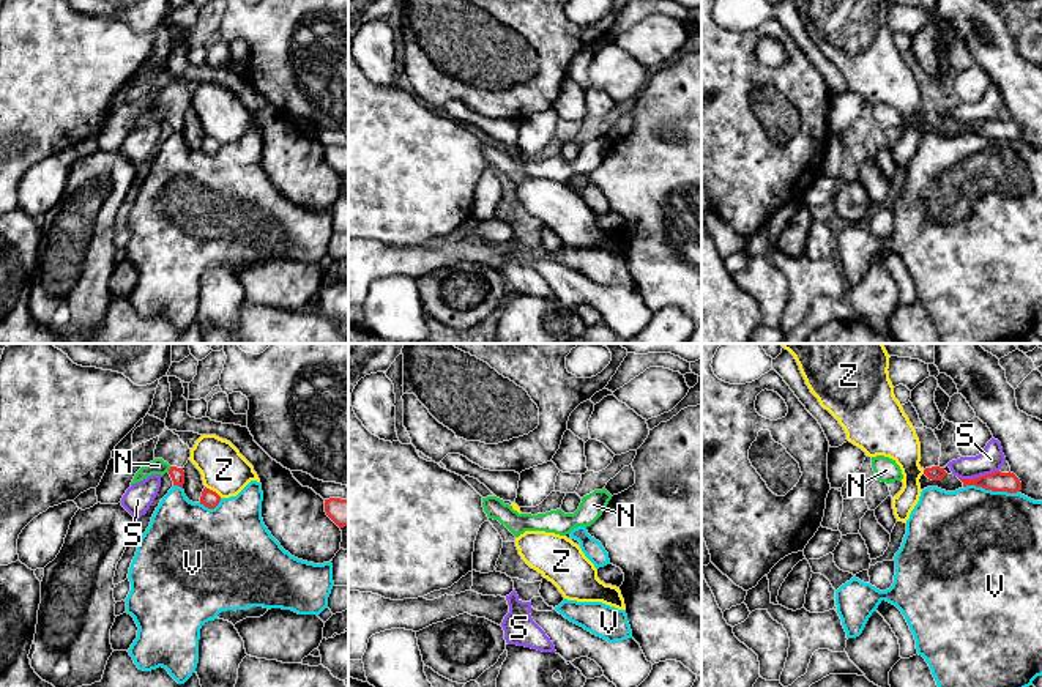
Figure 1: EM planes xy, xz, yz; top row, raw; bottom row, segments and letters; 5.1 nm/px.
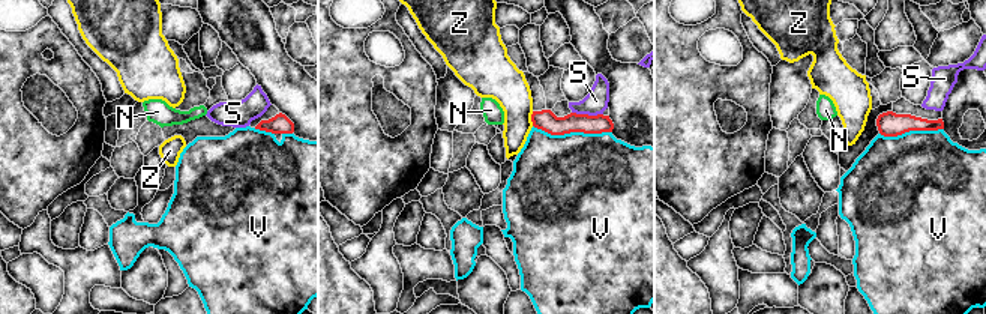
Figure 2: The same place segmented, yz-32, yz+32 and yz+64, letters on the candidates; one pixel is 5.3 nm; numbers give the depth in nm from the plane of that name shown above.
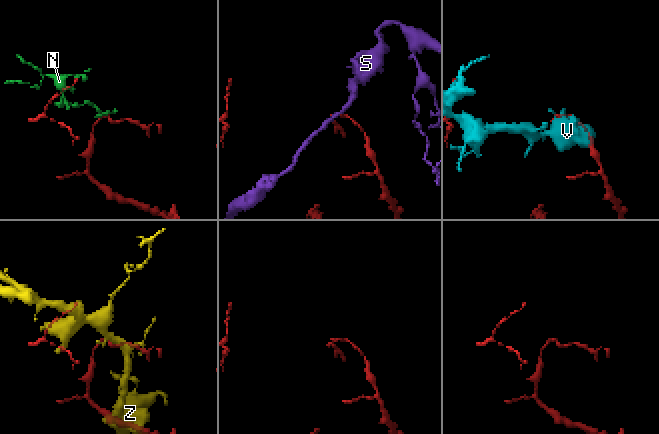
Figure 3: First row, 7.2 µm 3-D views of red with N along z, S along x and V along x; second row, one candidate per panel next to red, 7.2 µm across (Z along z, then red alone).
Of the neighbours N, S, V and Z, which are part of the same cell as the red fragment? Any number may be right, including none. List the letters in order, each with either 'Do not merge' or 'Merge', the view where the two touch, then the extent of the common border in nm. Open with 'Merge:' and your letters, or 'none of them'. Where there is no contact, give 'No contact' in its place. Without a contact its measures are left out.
Merge: N
N: Merge. Touches red in xy. Shared border 40 nm
S: Do not merge. Touches red in yz. Shared border 200 nm
V: Do not merge. Touches red in yz. Shared border 280 nm
Z: Do not merge. Touches red in xy. Shared border 110 nm

